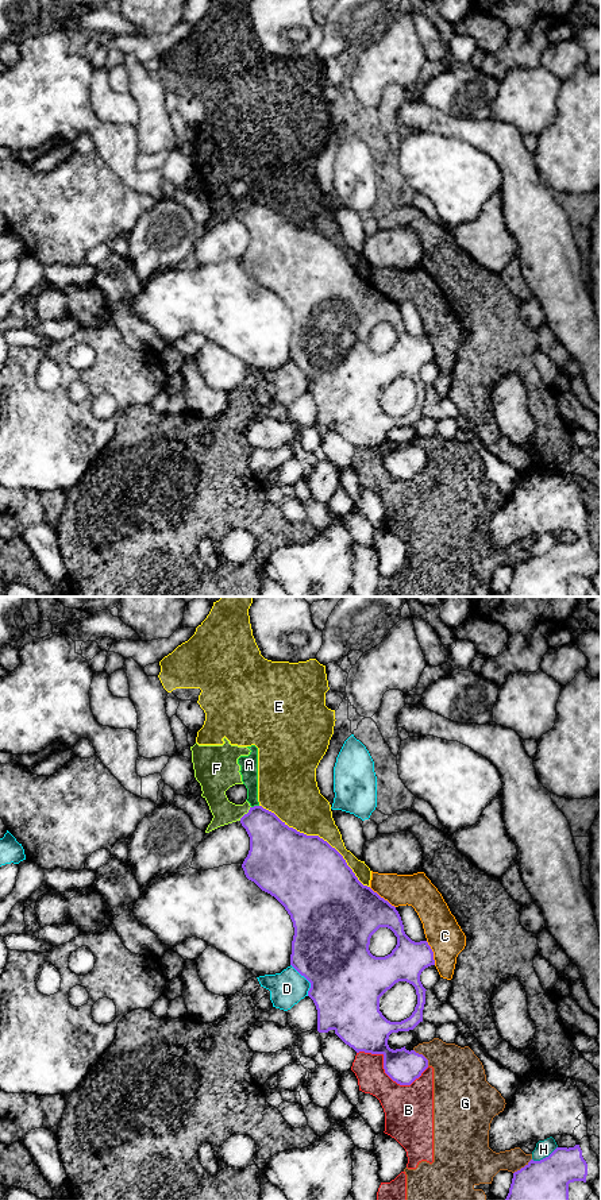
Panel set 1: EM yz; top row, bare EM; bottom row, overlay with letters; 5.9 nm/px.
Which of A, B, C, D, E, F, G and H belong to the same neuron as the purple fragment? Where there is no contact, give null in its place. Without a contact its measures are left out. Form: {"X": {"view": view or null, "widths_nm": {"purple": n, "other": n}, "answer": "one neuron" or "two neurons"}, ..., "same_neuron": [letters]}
{"A": {"view": "yz", "widths_nm": {"purple": 280, "other": 110}, "answer": "two neurons"}, "B": {"view": "yz", "widths_nm": {"purple": 200, "other": 280}, "answer": "two neurons"}, "C": {"view": "yz", "widths_nm": {"purple": 420, "other": 200}, "answer": "two neurons"}, "D": {"view": "yz", "widths_nm": {"purple": 460, "other": 200}, "answer": "two neurons"}, "E": {"view": "yz", "widths_nm": {"purple": 460, "other": 300}, "answer": "two neurons"}, "F": {"view": "yz", "widths_nm": {"purple": 280, "other": 150}, "answer": "two neurons"}, "G": {"view": "yz", "widths_nm": {"purple": 200, "other": 300}, "answer": "two neurons"}, "H": {"view": "yz", "widths_nm": {"purple": 240, "other": 100}, "answer": "two neurons"}, "same_neuron": []}

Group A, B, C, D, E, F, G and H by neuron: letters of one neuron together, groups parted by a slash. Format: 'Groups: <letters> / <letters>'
Groups: A E F / B G / C / D / H

